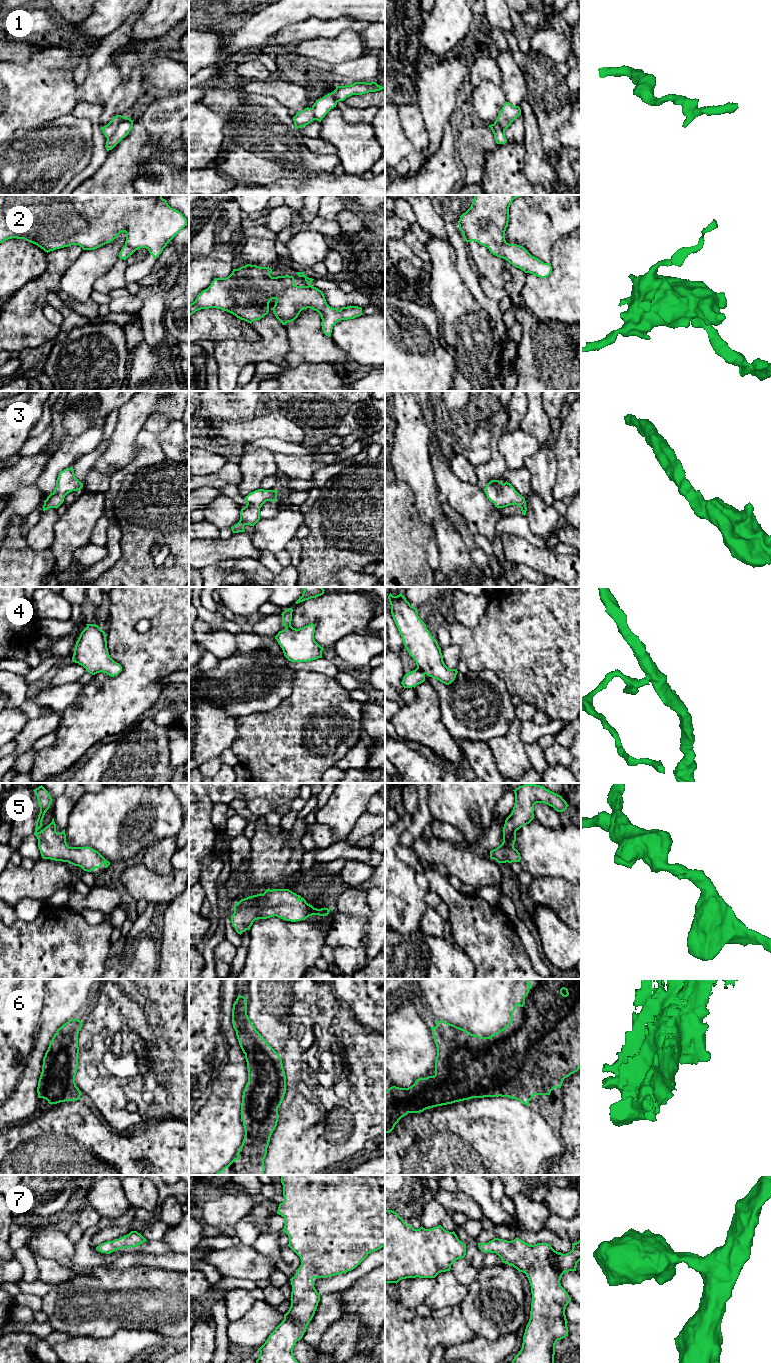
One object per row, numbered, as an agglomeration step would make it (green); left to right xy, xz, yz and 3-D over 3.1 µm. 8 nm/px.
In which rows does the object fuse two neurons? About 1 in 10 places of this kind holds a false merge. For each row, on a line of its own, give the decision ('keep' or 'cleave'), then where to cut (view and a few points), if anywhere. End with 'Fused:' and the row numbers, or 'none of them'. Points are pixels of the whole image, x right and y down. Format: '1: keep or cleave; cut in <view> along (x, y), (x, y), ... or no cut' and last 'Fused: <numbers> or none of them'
1: cleave; cut in xy along (124, 117), (116, 130), (107, 138)
2: keep; no cut
3: keep; no cut
4: cleave; cut in yz along (417, 667), (425, 673)
5: keep; no cut
6: keep; no cut
7: keep; no cut
Fused: 1, 4

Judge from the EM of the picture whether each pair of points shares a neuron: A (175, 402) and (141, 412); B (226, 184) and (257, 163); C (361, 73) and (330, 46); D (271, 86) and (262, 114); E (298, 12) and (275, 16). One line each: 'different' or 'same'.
A: different
B: different
C: different
D: different
E: same

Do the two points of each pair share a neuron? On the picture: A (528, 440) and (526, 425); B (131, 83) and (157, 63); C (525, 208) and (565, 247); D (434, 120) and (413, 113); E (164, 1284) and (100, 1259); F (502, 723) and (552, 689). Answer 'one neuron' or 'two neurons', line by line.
A: two neurons
B: two neurons
C: two neurons
D: two neurons
E: two neurons
F: two neurons

